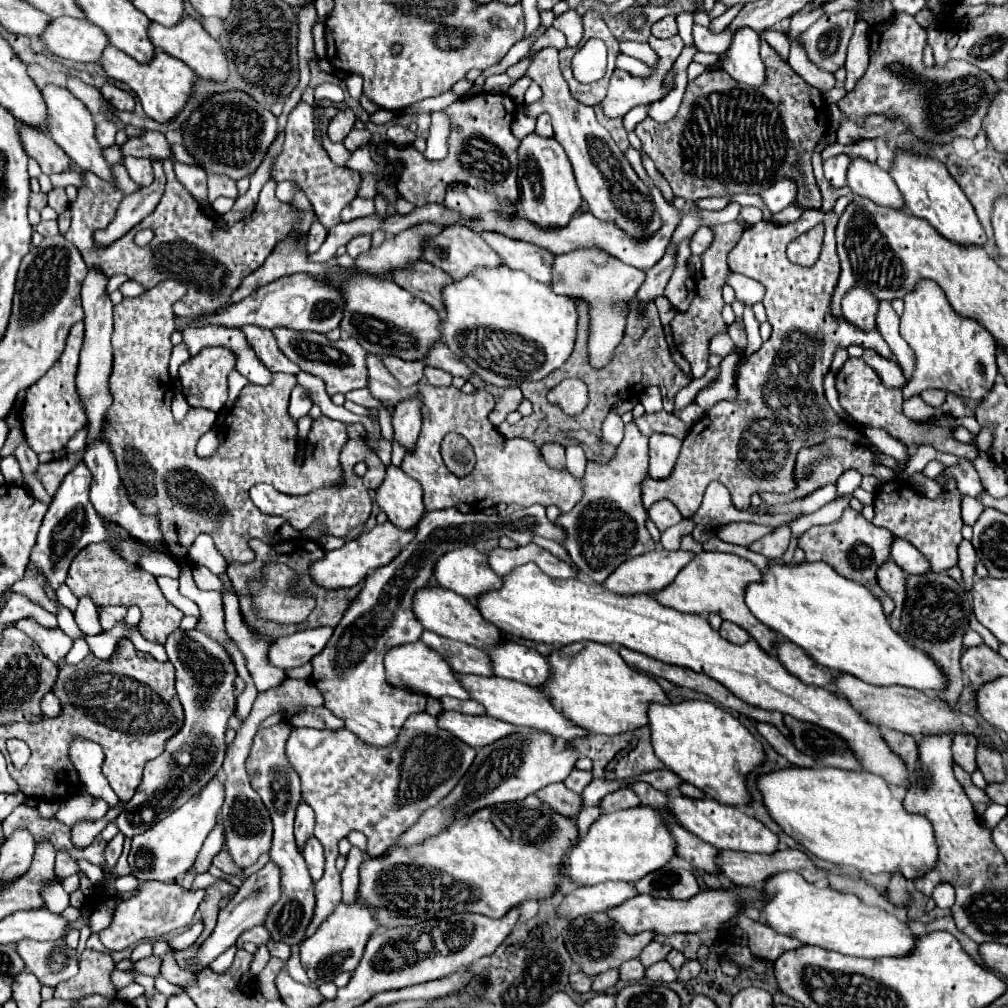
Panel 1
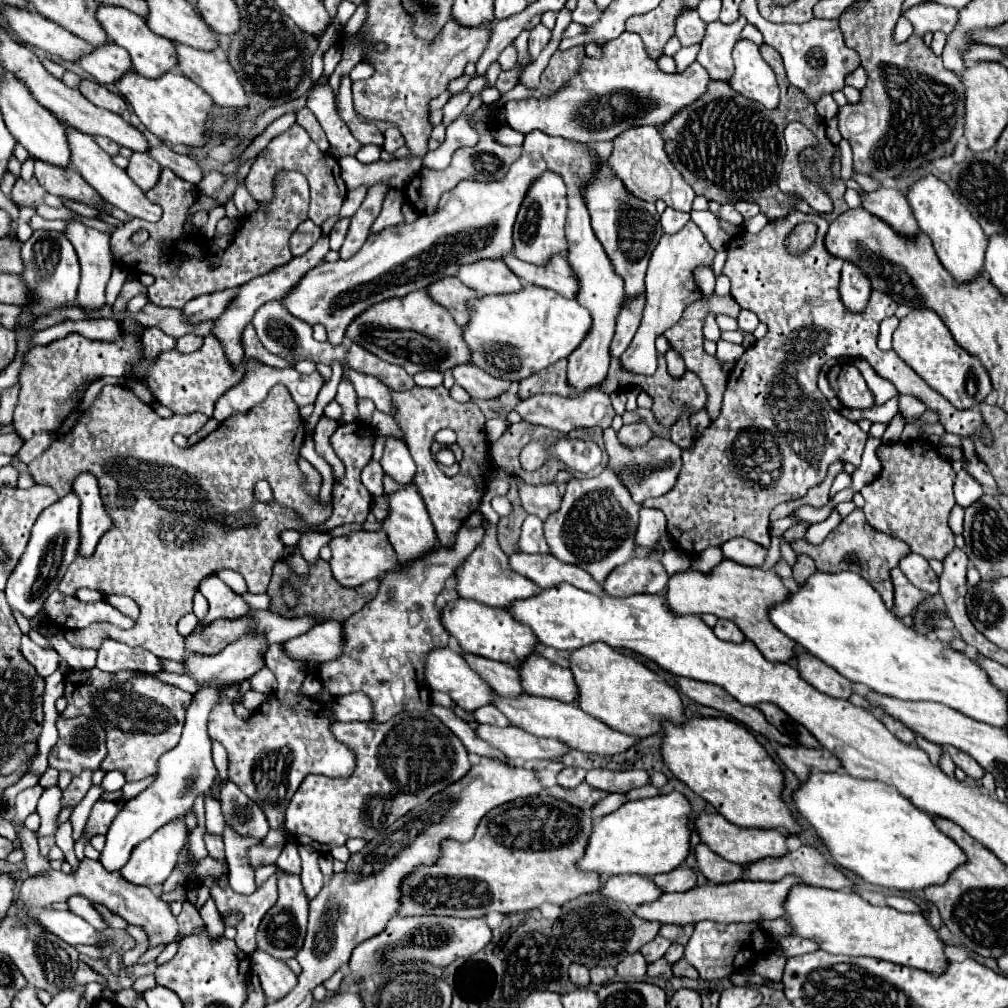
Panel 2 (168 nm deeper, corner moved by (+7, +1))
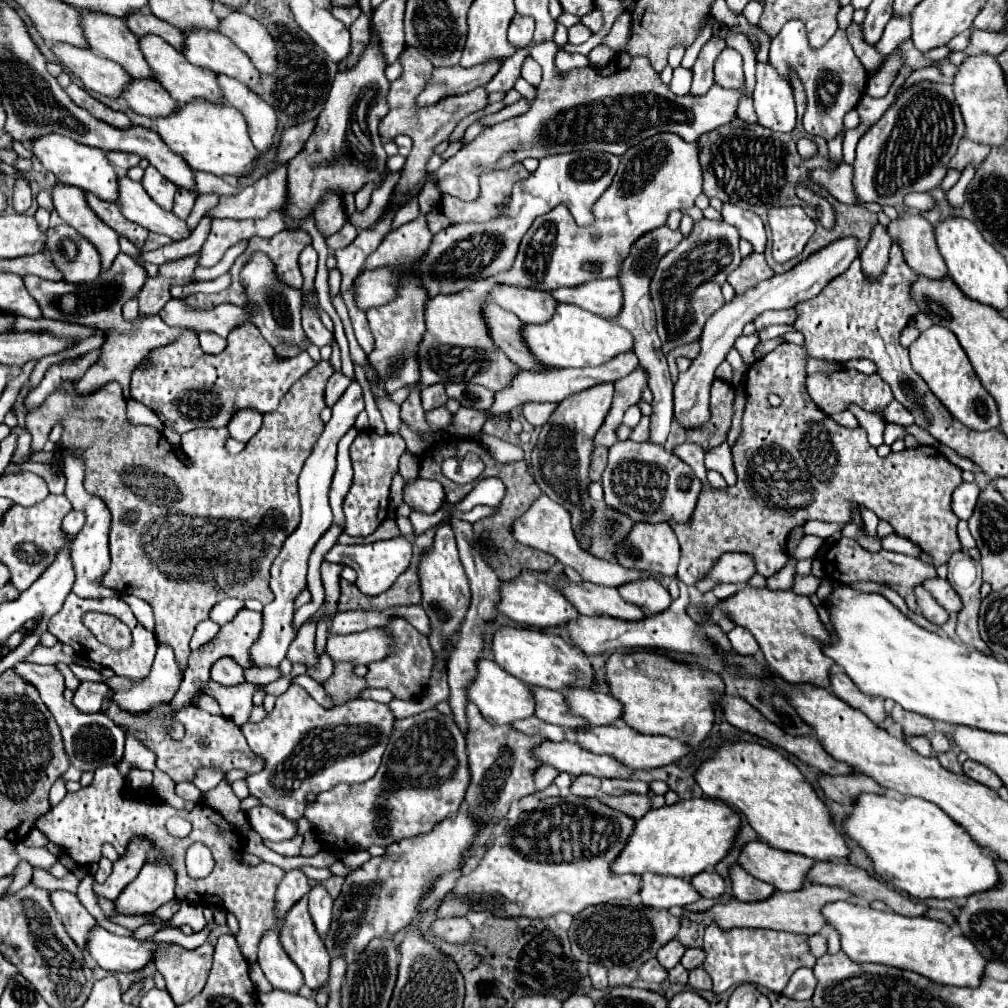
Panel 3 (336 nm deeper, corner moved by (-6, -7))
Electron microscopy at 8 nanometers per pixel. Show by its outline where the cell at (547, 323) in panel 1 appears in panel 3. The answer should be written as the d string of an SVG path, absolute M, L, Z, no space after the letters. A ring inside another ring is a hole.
M558 304L554 316L544 324L522 324L522 342L542 368L584 368L600 366L610 358L632 350L634 340L628 330L602 316L590 314L574 304Z

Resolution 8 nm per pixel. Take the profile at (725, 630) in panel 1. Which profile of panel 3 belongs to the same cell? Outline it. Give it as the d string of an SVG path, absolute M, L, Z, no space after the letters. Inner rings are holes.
M734 626L730 632L728 632L728 640L732 644L732 648L738 652L738 654L744 654L744 656L756 656L760 646L756 642L756 638L742 626Z

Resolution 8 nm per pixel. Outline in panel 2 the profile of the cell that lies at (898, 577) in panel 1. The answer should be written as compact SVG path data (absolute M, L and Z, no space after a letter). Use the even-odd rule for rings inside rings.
M893 568L891 580L895 586L895 606L897 606L895 614L897 614L897 618L903 618L903 616L911 614L917 608L917 604L921 604L921 600L925 598L925 592L915 588L899 568Z

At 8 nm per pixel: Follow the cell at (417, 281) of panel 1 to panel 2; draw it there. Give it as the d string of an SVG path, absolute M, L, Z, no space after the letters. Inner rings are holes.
M457 278L439 280L439 282L431 284L431 286L427 288L427 292L429 292L429 296L431 296L437 304L445 306L445 308L451 312L451 316L455 318L455 322L457 322L459 326L465 326L465 324L469 322L467 304L469 304L469 300L475 300L475 298L479 296L475 290L467 288L467 286L461 284L461 280L457 280Z

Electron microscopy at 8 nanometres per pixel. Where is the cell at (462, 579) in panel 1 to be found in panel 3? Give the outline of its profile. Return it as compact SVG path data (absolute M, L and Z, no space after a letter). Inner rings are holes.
M522 572L514 580L500 582L500 600L496 602L496 608L506 618L518 624L528 624L536 628L562 626L566 620L572 620L574 616L578 616L578 610L556 588L540 582L532 572Z

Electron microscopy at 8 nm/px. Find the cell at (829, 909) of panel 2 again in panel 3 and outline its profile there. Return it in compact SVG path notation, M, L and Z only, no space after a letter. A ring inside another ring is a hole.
M852 902L826 904L822 906L822 916L826 918L826 924L838 932L842 952L858 964L886 964L900 970L912 970L934 980L936 984L968 988L976 988L980 984L980 976L984 974L986 960L980 952L976 952L974 944L964 936L952 936L950 928L938 920L924 916L908 918L896 912L880 912Z

